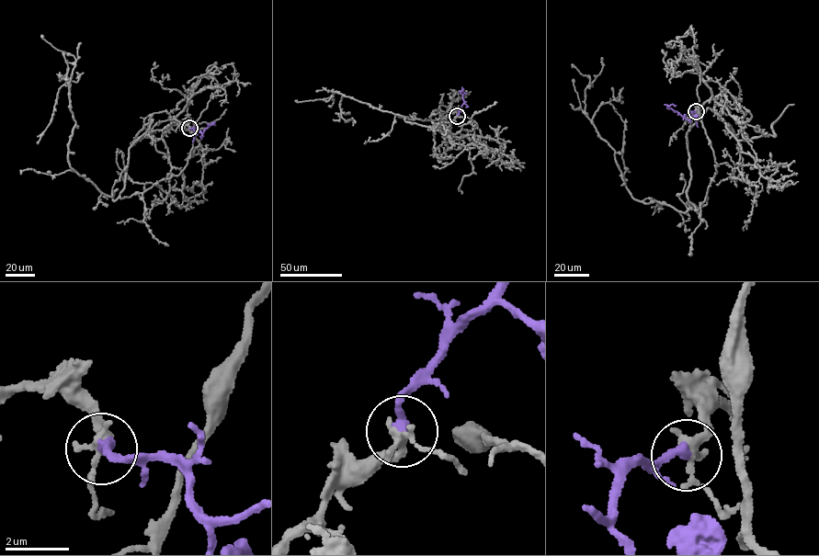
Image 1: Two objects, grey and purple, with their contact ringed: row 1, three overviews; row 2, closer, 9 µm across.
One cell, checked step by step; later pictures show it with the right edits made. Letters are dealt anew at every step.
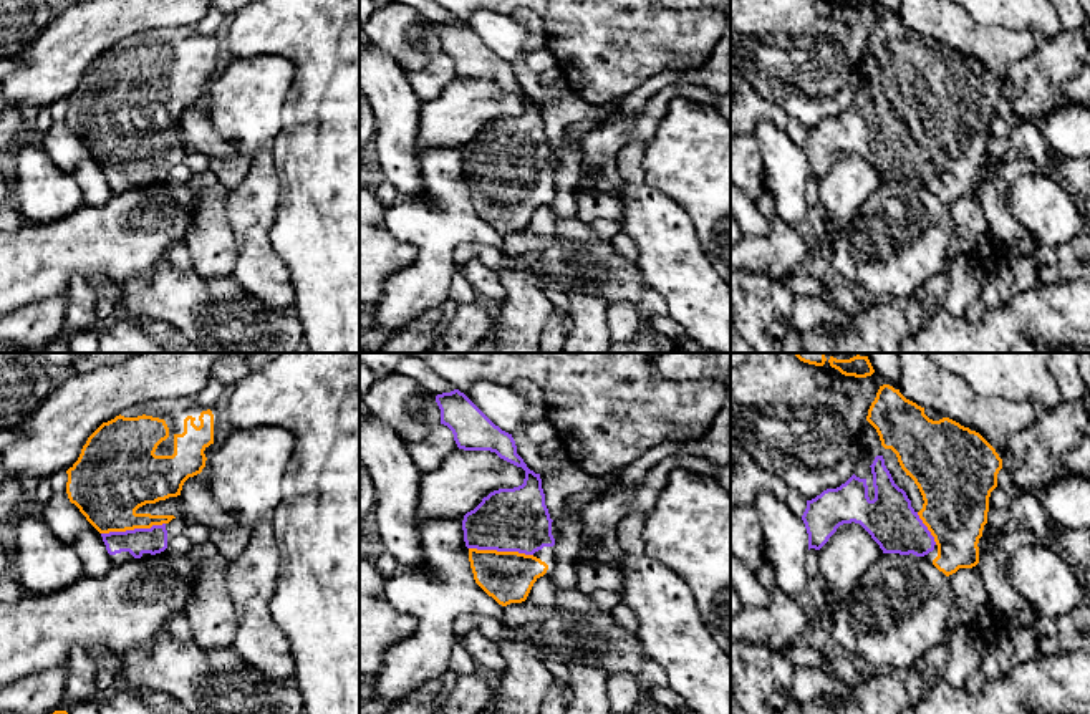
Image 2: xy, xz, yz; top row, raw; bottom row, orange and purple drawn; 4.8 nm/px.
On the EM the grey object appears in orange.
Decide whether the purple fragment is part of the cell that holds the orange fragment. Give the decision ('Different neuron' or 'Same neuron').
Same neuron

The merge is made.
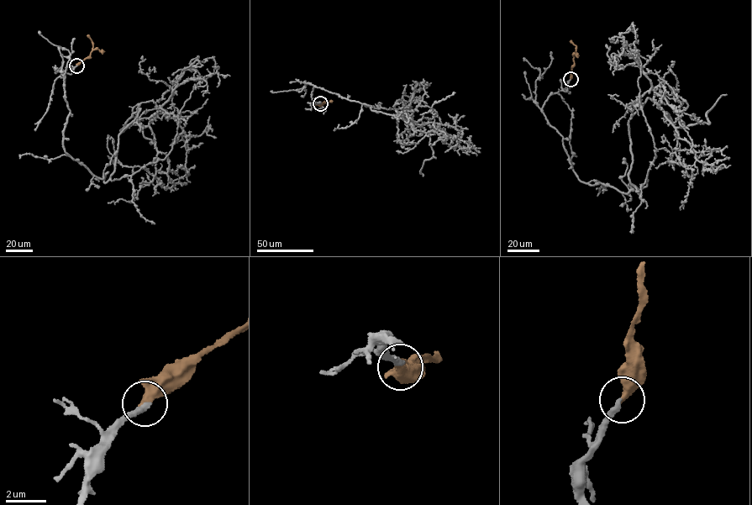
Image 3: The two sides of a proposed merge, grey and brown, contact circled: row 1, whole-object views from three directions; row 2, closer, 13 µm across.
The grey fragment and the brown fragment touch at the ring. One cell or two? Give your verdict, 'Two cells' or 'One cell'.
One cell

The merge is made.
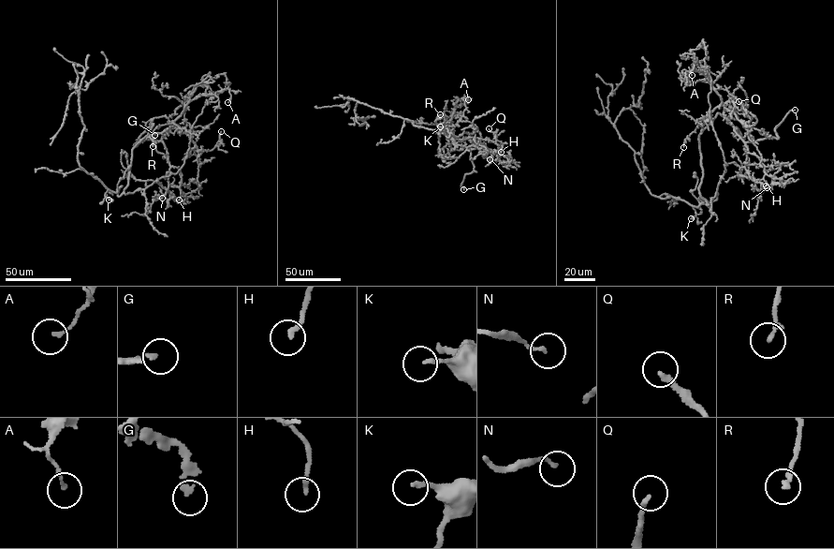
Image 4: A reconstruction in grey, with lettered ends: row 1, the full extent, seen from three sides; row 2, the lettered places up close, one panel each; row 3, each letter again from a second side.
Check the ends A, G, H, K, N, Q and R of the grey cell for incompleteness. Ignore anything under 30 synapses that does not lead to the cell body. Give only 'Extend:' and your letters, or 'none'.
Extend: G, Q

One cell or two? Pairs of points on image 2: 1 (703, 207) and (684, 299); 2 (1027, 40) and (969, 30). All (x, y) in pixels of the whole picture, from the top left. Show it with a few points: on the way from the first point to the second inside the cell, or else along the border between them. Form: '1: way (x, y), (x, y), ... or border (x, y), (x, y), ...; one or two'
1: border (676, 202), (688, 214), (699, 247), (713, 267); two
2: way (1012, 40), (984, 40); one

